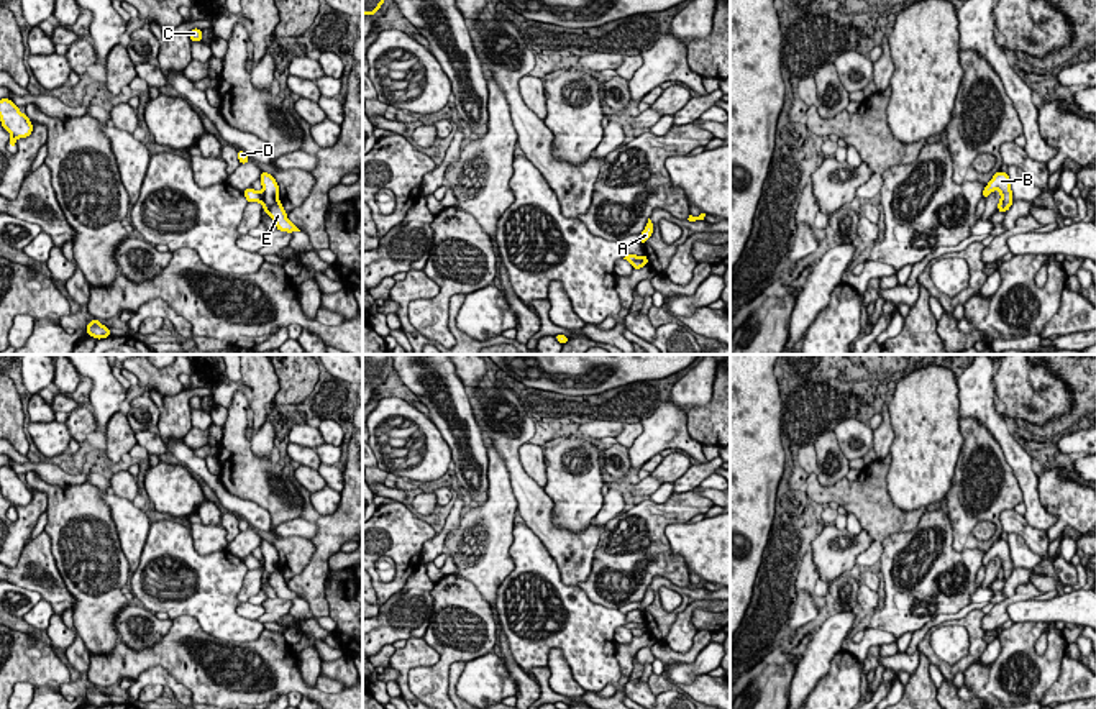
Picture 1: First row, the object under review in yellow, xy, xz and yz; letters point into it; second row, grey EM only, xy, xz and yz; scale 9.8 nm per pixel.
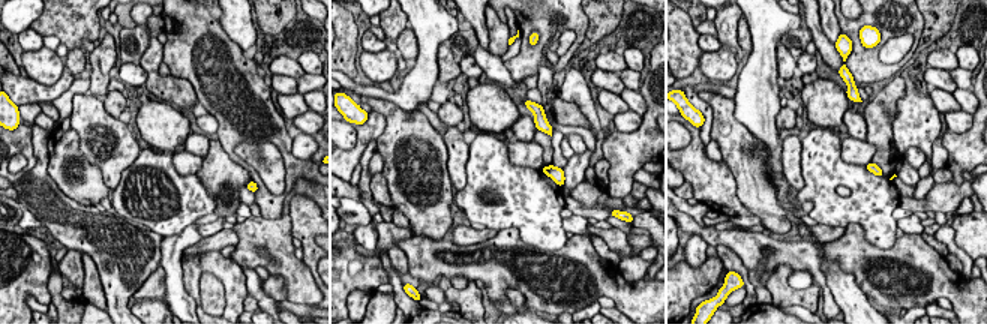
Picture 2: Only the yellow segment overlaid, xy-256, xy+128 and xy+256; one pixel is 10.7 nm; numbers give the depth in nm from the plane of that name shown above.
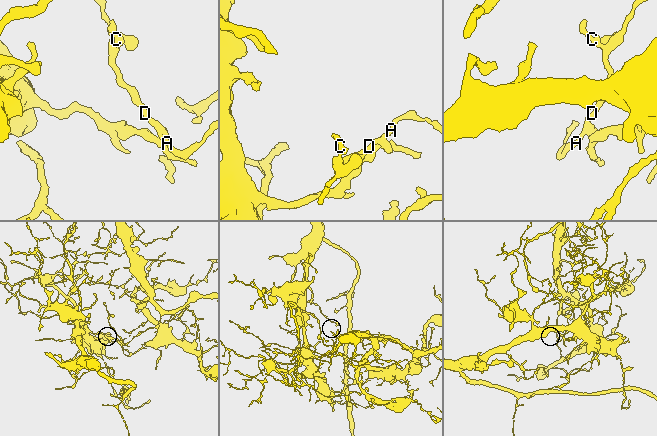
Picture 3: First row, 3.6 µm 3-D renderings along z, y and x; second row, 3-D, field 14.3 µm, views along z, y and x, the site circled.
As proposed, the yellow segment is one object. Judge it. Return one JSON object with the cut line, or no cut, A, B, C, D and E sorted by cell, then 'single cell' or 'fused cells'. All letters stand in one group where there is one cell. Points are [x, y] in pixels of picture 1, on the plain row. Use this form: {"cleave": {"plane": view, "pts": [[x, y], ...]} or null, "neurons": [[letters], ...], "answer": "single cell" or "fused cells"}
{"cleave": {"plane": "xy", "pts": [[278, 568], [266, 578]]}, "neurons": [["A", "B", "C", "D"], ["E"]], "answer": "fused cells"}

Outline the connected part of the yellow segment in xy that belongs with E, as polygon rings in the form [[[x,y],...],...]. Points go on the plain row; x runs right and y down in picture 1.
[[[281,569],[271,573],[267,576],[267,583],[274,588],[279,599],[287,599],[287,601],[300,599],[294,591],[287,588],[287,581],[284,579]]]

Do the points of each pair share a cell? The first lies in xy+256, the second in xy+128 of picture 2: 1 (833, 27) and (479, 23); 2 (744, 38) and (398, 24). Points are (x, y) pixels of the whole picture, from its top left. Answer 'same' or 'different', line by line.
1: different
2: different

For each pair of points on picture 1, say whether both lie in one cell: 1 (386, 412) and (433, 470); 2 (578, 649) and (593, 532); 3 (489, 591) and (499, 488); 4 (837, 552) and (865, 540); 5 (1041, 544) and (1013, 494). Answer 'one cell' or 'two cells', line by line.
1: one cell
2: two cells
3: one cell
4: one cell
5: two cells

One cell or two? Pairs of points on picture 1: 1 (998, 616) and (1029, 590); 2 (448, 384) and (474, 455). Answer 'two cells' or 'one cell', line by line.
1: one cell
2: one cell

